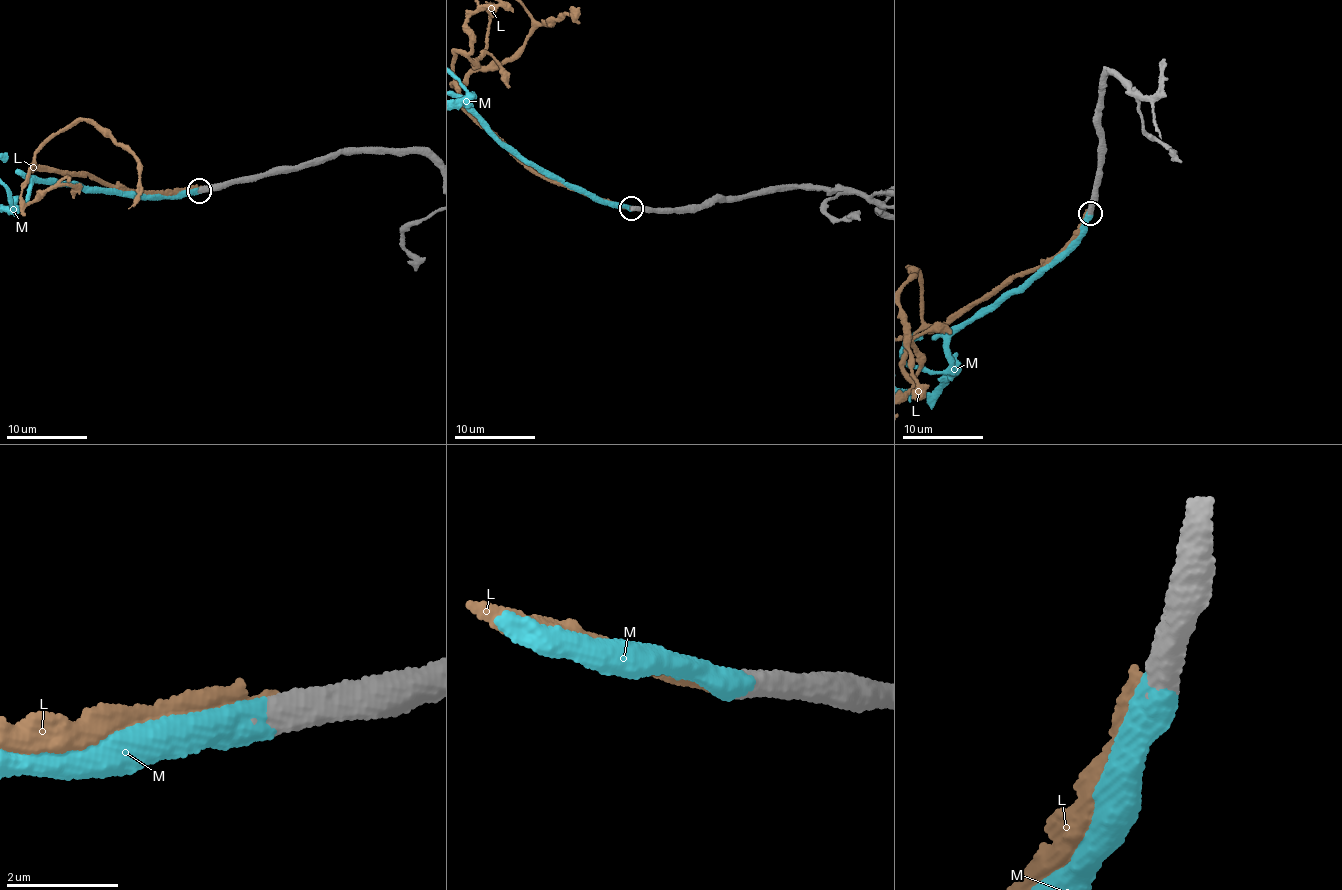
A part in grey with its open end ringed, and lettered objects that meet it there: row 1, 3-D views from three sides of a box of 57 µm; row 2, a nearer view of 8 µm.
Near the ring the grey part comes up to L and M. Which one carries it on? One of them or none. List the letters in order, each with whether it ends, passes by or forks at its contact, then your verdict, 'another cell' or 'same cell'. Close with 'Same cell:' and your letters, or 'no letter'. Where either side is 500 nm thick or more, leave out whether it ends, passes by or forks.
L: another cell
M: same cell
Same cell: M

